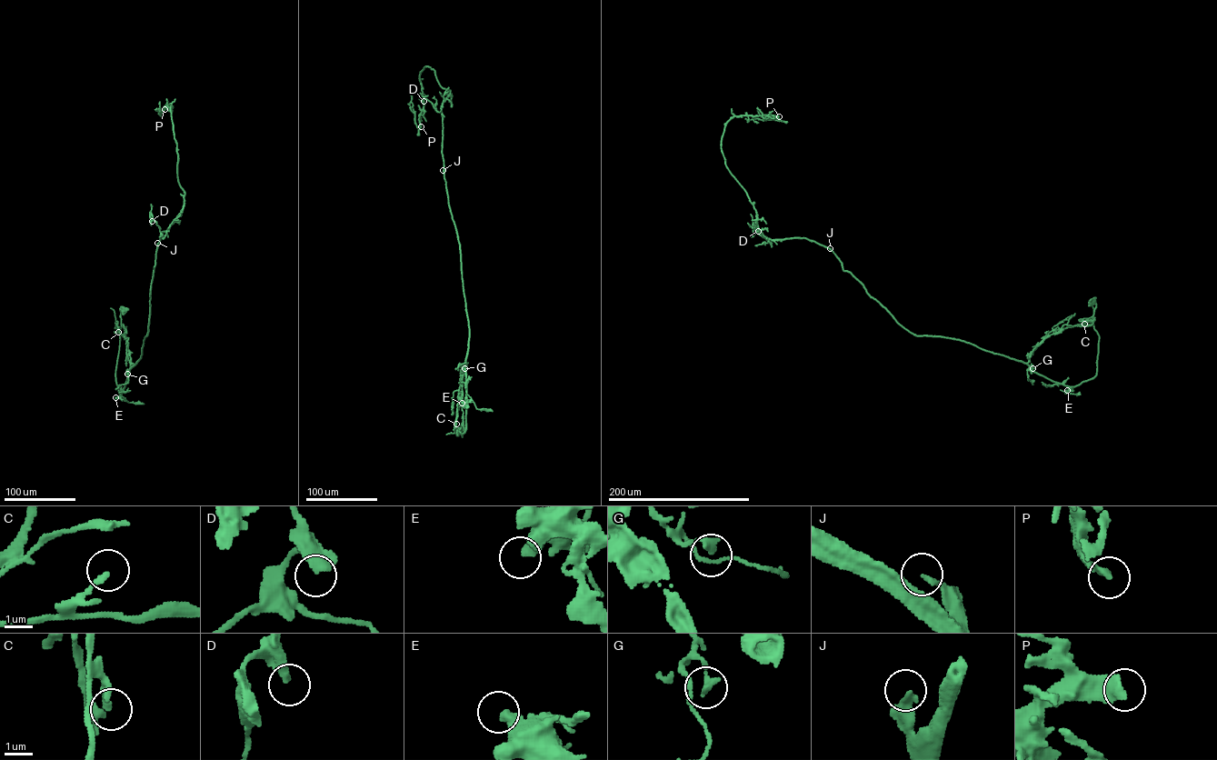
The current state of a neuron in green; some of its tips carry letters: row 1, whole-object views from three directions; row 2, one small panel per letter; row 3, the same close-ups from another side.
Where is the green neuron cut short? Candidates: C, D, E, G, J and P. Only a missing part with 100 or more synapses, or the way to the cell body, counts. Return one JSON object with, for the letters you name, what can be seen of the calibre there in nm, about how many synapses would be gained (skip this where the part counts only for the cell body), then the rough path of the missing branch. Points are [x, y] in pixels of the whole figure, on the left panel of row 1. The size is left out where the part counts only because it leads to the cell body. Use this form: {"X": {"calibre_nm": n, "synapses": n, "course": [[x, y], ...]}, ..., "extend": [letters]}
{"P": {"calibre_nm": 400, "synapses": 130, "course": [[164, 109], [164, 113], [160, 114], [159, 122]]}, "extend": ["P"]}

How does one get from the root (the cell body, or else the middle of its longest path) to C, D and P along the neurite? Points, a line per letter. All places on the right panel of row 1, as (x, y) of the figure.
C: (1093, 300), (1093, 314), (1079, 320), (1093, 320), (1092, 324), (1064, 324), (1044, 338), (1053, 330), (1084, 324)
D: (1093, 300), (1079, 320), (1092, 324), (1064, 324), (1024, 363), (914, 335), (828, 248), (772, 246), (758, 231)
P: (1093, 300), (1027, 363), (914, 335), (828, 248), (759, 229), (722, 136), (779, 116)

